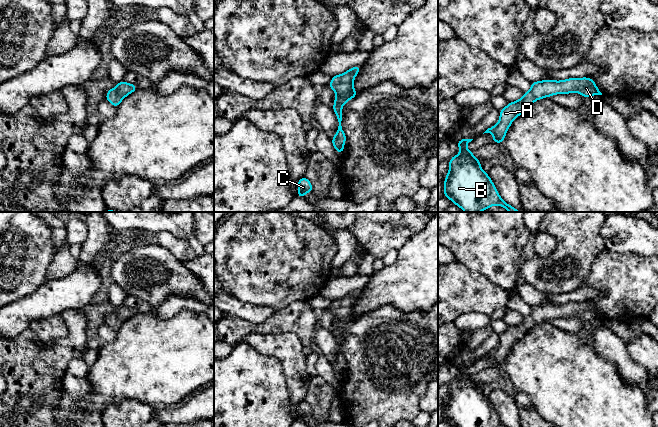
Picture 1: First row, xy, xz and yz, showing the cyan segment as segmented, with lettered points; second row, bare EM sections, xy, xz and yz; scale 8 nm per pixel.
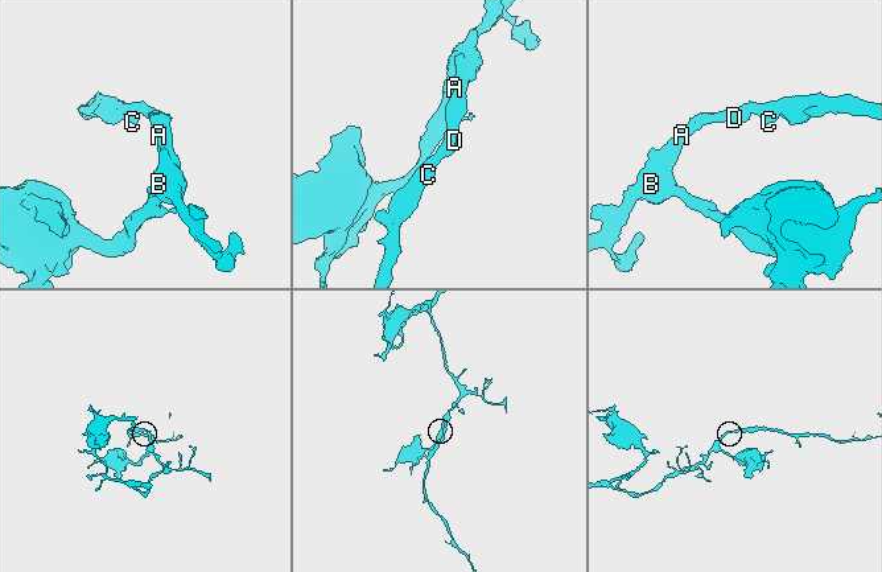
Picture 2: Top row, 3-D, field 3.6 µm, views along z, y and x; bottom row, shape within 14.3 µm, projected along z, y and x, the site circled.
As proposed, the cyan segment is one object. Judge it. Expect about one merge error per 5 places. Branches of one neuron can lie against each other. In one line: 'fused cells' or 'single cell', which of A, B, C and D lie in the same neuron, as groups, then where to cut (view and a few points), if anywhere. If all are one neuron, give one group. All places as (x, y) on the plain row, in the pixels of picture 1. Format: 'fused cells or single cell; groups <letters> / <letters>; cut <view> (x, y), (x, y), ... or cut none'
single cell; groups A B C D; cut none

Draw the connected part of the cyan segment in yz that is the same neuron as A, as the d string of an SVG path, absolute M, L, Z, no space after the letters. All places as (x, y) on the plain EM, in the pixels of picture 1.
M588 301L569 302L561 305L548 303L532 306L530 315L523 317L521 323L508 327L505 332L500 334L500 343L498 347L488 352L484 357L492 357L494 359L492 366L503 367L506 356L513 344L520 340L536 324L545 321L550 322L552 319L556 318L569 318L575 316L580 317L584 322L593 319L602 319L595 309L595 305Z

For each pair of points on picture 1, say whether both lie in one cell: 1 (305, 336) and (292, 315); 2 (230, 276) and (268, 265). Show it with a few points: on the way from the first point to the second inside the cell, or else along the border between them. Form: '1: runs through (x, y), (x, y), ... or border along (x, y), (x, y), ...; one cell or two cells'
1: runs through (305, 331), (304, 327), (297, 320); one cell
2: runs through (239, 273), (249, 265), (259, 265); one cell

